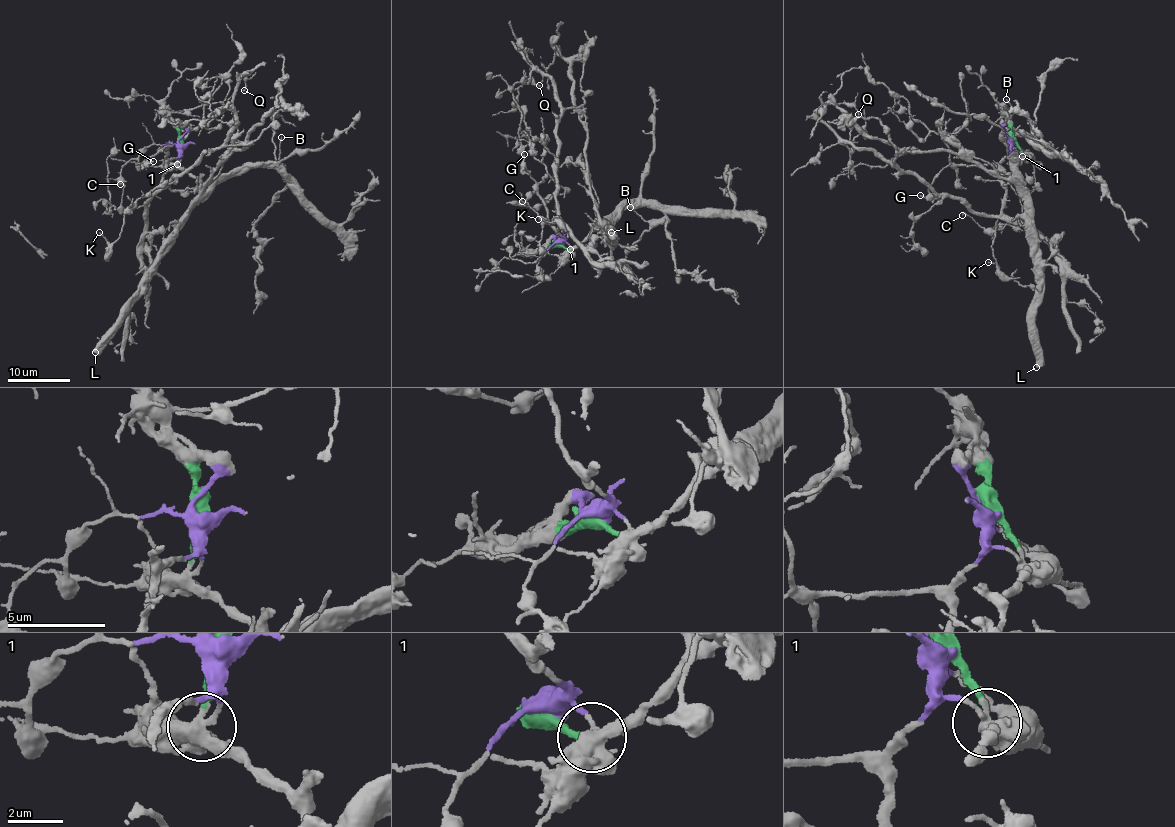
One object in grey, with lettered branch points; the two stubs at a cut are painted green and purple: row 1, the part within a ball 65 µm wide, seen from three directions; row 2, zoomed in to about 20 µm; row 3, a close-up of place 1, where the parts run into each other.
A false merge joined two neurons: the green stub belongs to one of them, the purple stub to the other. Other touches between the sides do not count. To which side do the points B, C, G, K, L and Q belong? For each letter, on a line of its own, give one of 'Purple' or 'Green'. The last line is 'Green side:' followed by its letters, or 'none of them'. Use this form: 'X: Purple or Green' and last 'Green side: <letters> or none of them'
B: Green
C: Purple
G: Purple
K: Purple
L: Green
Q: Purple
Green side: B, L

